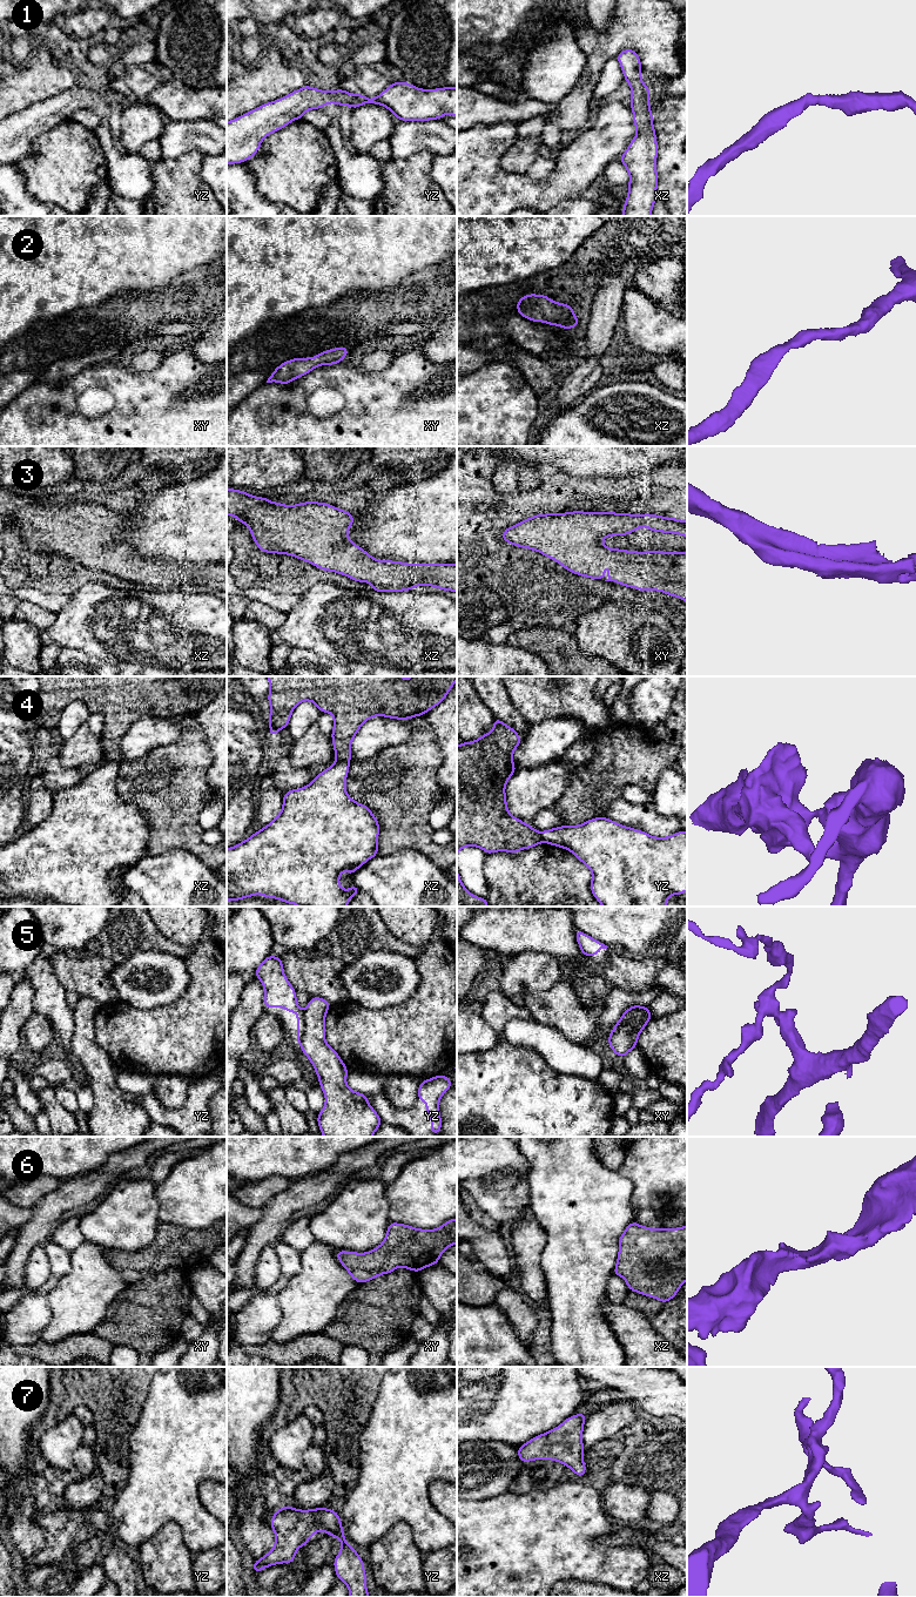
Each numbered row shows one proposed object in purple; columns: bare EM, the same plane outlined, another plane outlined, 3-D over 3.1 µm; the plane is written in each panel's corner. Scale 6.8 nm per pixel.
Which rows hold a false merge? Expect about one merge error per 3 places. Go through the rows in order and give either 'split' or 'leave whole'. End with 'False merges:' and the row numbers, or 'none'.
1: leave whole
2: leave whole
3: leave whole
4: split
5: split
6: leave whole
7: leave whole
False merges: 4, 5

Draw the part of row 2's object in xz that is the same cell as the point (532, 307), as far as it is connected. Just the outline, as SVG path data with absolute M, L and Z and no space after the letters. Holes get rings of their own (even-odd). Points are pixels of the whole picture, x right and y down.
M530 294L517 302L518 315L532 321L573 329L579 325L572 305L553 302L545 295Z

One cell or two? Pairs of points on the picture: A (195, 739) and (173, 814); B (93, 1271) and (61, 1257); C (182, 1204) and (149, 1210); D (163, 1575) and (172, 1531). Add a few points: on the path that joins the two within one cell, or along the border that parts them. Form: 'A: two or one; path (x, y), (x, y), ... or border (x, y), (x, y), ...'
A: one; path (189, 757), (173, 777), (173, 795)
B: two; border (71, 1253), (71, 1268), (58, 1278)
C: two; border (155, 1185), (159, 1222)
D: one; path (166, 1564), (168, 1542)

